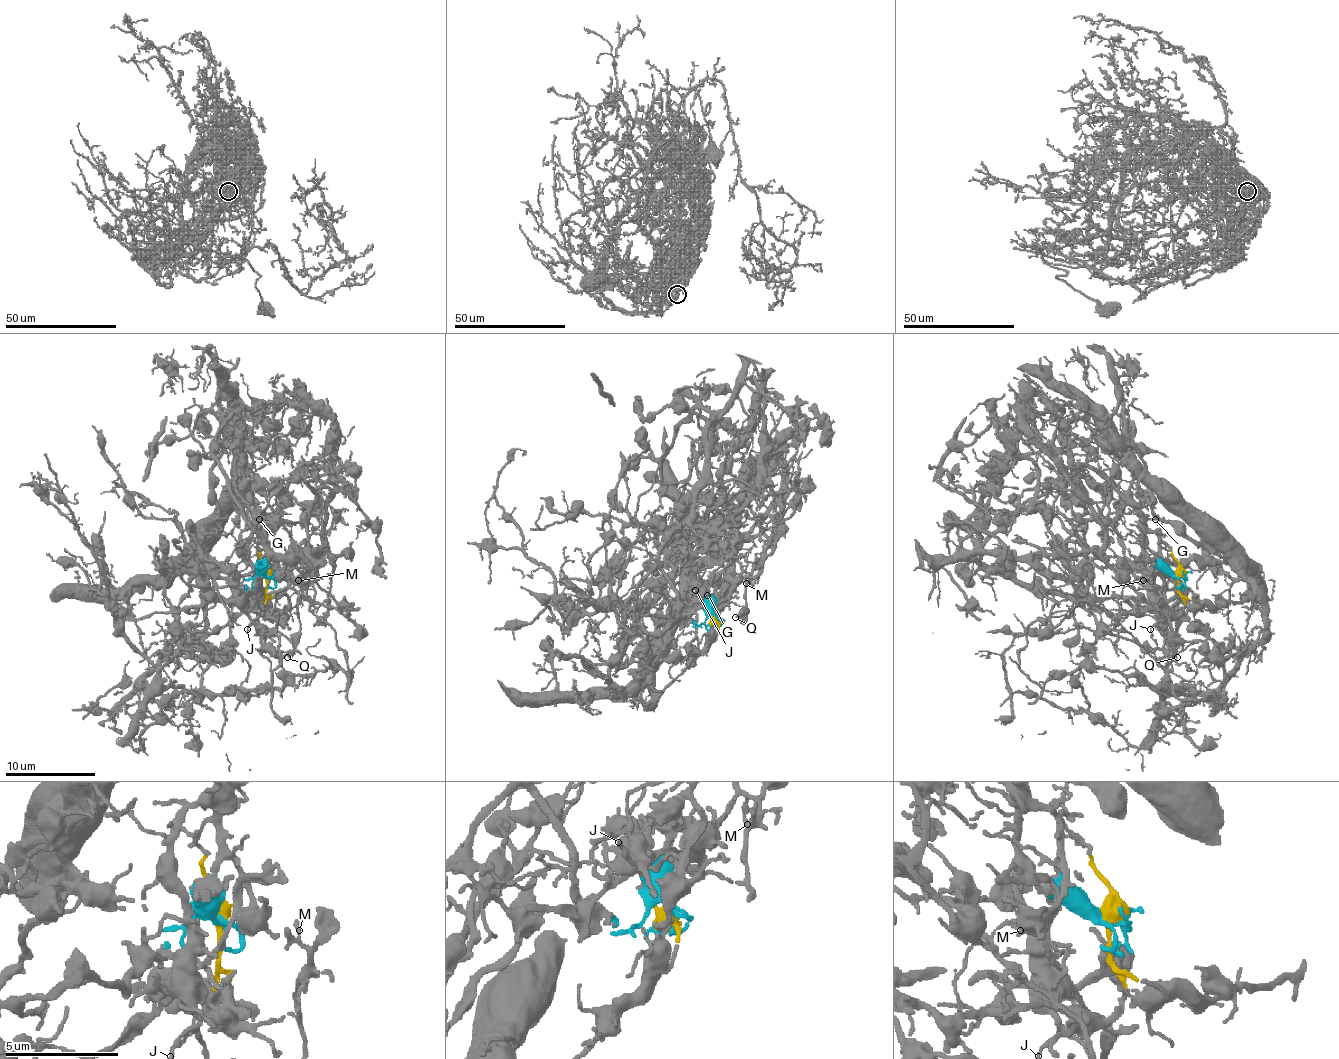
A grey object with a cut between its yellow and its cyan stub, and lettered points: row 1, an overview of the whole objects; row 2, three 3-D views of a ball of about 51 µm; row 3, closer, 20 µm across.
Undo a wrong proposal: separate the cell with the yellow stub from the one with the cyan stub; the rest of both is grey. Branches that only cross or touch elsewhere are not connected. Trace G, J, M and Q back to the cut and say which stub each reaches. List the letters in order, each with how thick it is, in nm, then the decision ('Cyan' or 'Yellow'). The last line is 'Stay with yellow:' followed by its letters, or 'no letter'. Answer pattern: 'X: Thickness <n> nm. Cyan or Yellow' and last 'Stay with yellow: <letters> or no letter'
G: Thickness 70 nm. Cyan
J: Thickness 180 nm. Cyan
M: Thickness 130 nm. Yellow
Q: Thickness 140 nm. Yellow
Stay with yellow: M, Q

